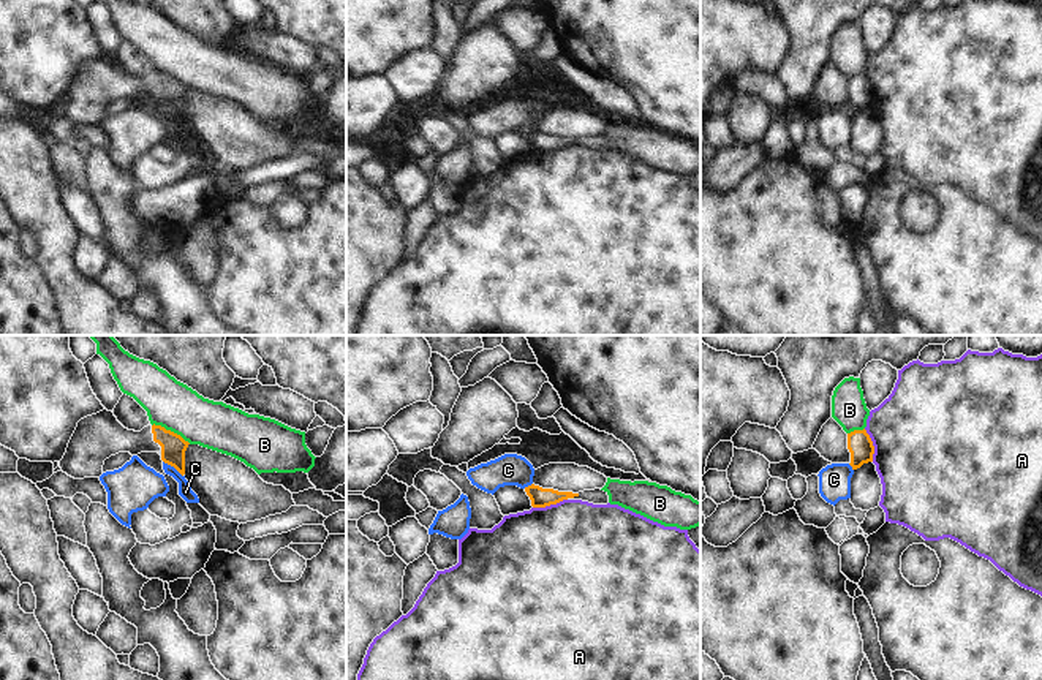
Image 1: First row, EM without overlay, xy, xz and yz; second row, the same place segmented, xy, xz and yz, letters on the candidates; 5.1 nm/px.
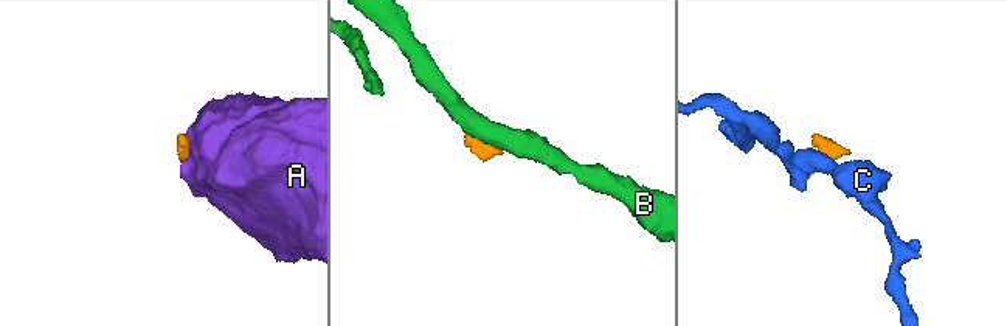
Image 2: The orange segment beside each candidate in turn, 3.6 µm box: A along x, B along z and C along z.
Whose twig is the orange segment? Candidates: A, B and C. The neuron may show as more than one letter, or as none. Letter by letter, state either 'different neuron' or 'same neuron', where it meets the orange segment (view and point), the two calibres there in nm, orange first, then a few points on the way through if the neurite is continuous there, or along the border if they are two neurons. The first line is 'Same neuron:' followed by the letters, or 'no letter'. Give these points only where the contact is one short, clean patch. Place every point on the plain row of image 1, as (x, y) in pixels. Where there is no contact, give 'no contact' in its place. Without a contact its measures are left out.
Same neuron: no letter
A: different neuron | xz (549, 151) | 100/500 nm | along xz (566, 144), (533, 154)
B: different neuron | xy (169, 76) | 130/240 nm | along xy (152, 70), (160, 70), (190, 89)
C: different neuron | xy (173, 111) | 130/70 nm | along xy (163, 106), (182, 122)

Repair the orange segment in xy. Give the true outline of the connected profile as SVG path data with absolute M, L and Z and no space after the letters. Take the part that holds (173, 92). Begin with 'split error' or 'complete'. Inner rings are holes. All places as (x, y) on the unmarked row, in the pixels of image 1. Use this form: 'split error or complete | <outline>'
split error | M103 55L77 68L63 104L59 108L63 119L74 125L100 123L104 106L119 98L138 101L160 98L161 106L185 120L185 96L180 81L161 71L147 71L141 77L125 74L112 57Z

